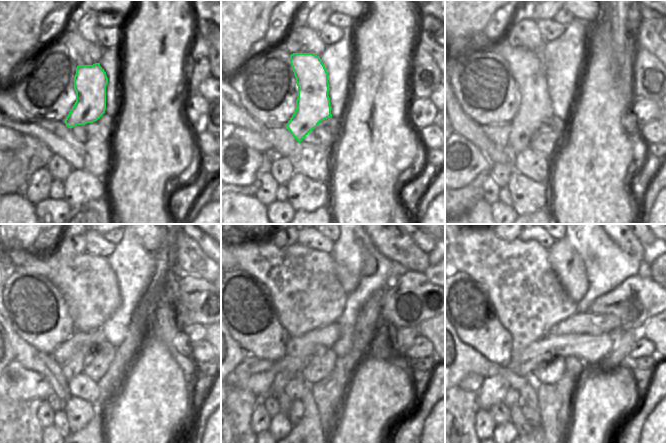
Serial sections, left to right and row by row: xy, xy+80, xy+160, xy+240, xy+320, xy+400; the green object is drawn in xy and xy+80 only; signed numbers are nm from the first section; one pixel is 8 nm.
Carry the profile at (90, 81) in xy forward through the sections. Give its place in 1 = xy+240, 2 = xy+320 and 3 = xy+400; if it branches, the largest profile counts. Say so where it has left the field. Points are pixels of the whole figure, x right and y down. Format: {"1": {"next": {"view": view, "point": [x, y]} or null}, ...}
{"1": {"next": {"view": "xy+240", "point": [75, 366]}}, "2": {"next": {"view": "xy+320", "point": [282, 379]}}, "3": {"next": {"view": "xy+400", "point": [493, 390]}}}

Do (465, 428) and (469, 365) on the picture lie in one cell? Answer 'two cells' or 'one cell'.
two cells

